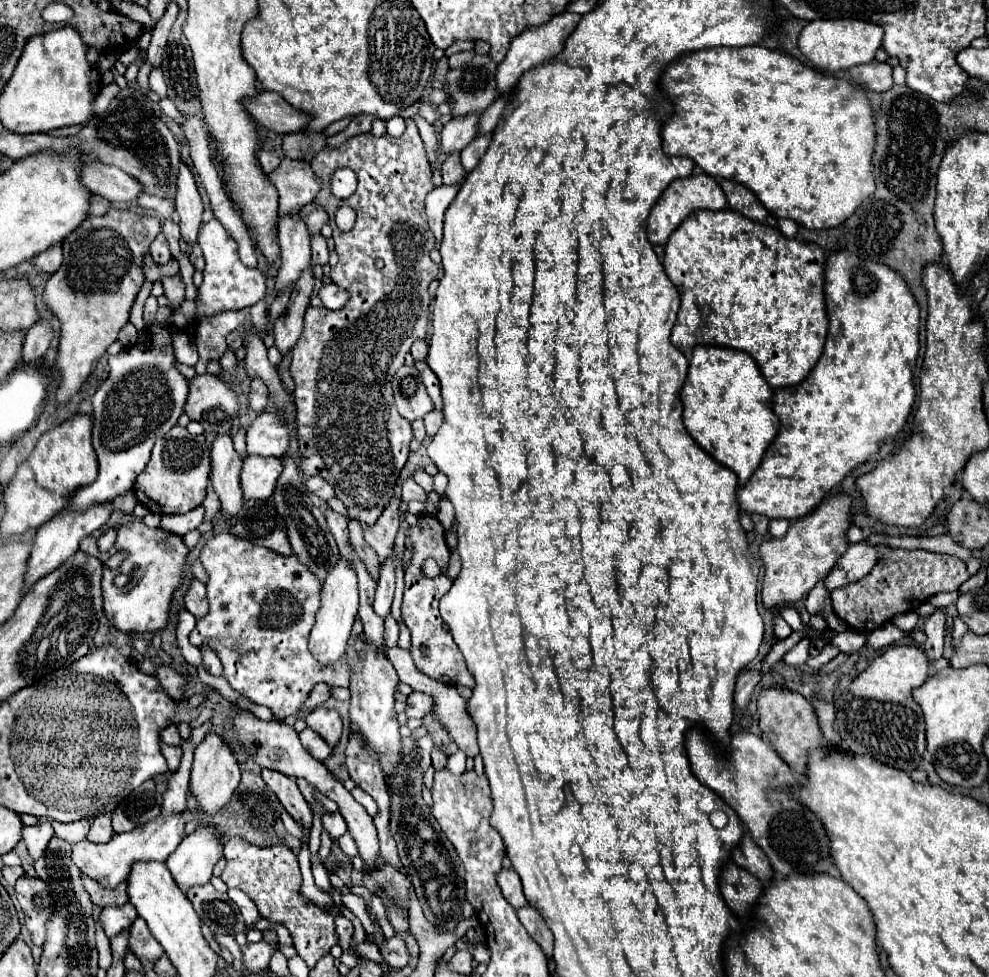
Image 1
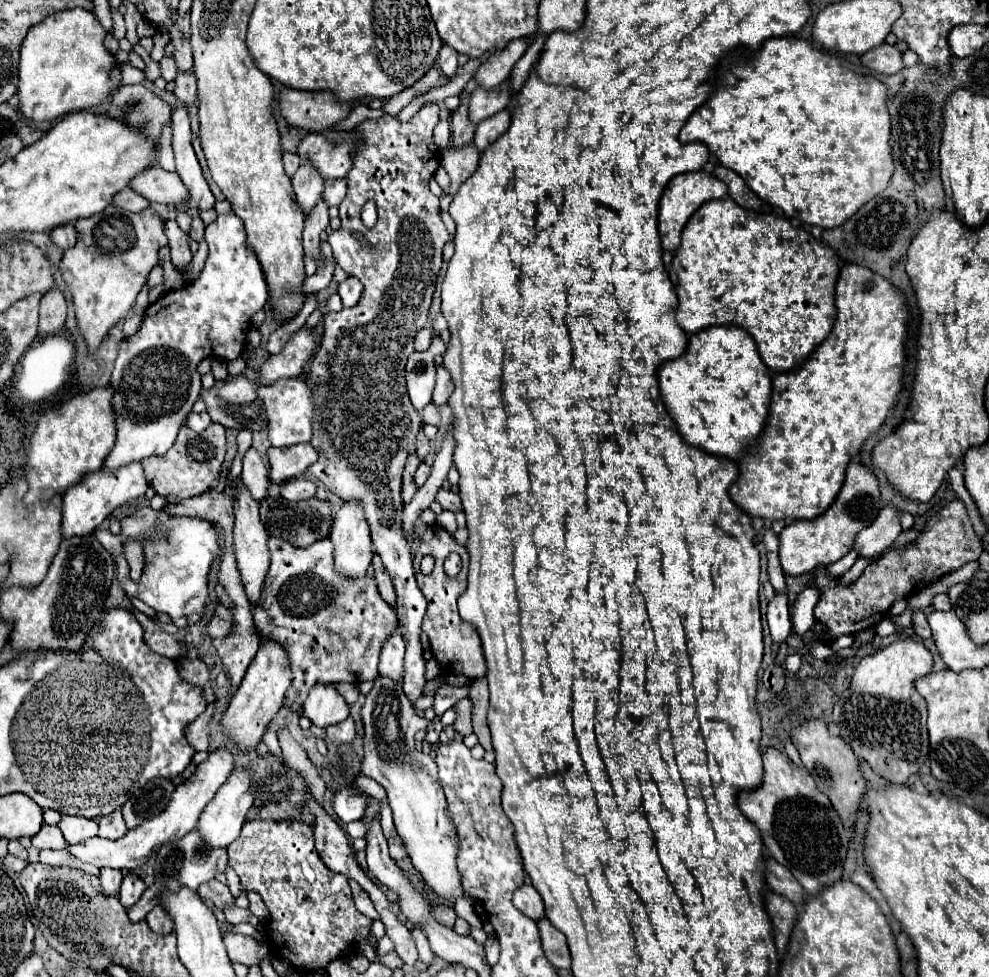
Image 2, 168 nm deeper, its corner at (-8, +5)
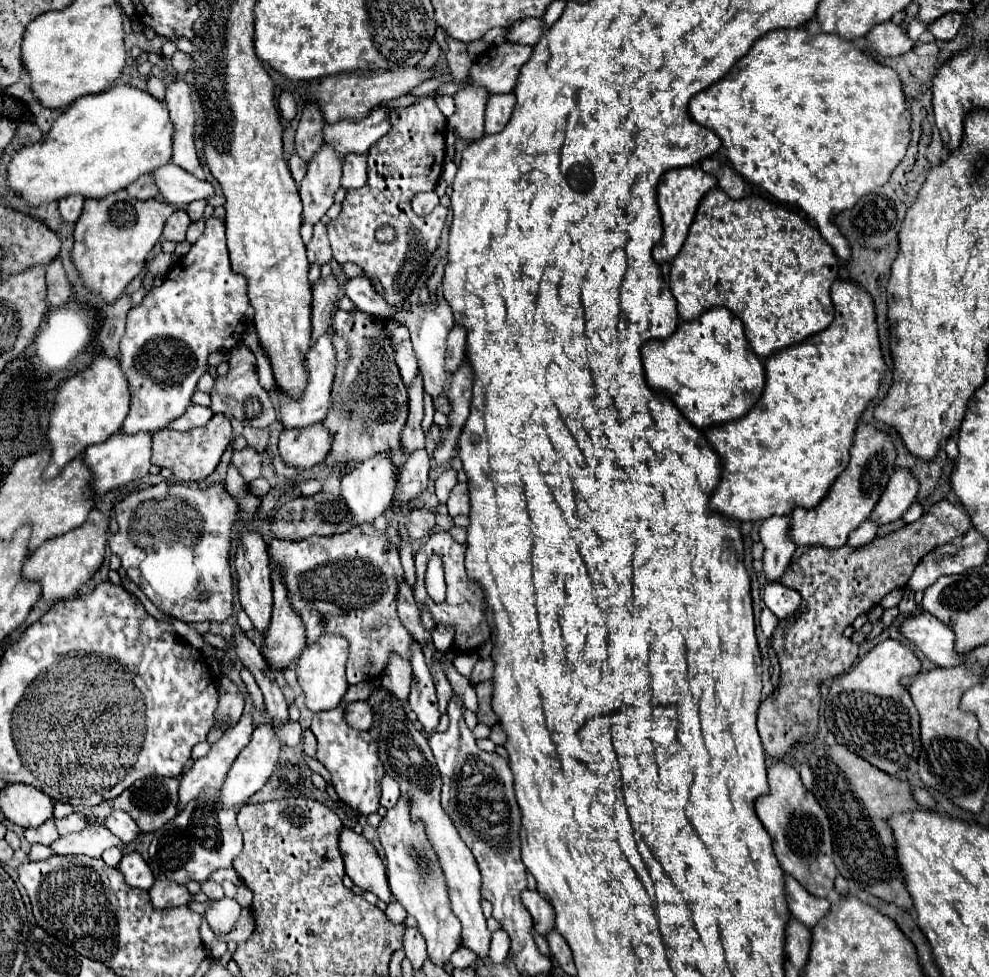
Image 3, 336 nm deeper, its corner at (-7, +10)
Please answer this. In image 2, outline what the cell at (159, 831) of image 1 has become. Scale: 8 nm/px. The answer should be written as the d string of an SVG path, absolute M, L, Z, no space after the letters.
M220 746L218 750L214 750L214 752L196 768L196 772L194 772L184 784L180 784L180 786L174 790L172 802L168 804L168 808L166 808L162 814L158 814L156 818L150 818L150 820L142 822L142 824L140 824L138 828L134 828L134 830L128 830L128 836L124 836L124 838L120 838L120 840L106 840L106 838L96 836L96 838L88 838L88 840L84 840L84 842L80 842L80 844L68 846L68 852L70 852L72 856L76 856L78 860L82 860L82 862L86 862L86 864L92 864L92 866L98 866L98 868L106 868L106 866L108 866L108 868L120 868L120 870L124 870L124 872L134 870L134 868L142 866L144 862L148 862L148 858L150 858L152 854L156 854L162 844L180 840L184 834L188 834L188 832L196 826L196 822L198 822L202 810L204 810L206 804L214 798L216 790L226 782L226 778L232 774L232 770L234 770L232 748Z

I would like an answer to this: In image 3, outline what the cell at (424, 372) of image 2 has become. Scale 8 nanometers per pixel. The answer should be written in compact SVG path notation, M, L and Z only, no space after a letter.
M403 341L403 343L397 343L395 345L395 351L397 351L397 365L399 365L399 371L401 371L401 377L403 377L403 383L405 385L411 385L419 373L419 367L417 367L417 357L413 353L413 347L409 341Z

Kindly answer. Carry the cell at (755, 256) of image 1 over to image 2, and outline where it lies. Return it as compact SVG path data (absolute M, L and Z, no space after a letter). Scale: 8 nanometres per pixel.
M732 198L710 200L692 214L682 230L682 244L668 272L680 300L676 320L686 334L696 334L702 328L718 324L736 324L754 338L762 362L772 372L798 368L830 334L830 322L836 320L834 284L840 272L840 258L836 252L802 226L794 226L788 218L746 210Z

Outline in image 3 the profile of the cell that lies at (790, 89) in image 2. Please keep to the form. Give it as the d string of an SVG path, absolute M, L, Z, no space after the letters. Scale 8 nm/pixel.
M777 29L777 31L765 33L763 37L759 37L759 41L755 41L755 45L751 47L751 53L747 53L743 59L737 61L737 65L733 65L733 75L723 77L713 87L695 95L695 99L689 103L691 119L717 133L717 137L721 139L721 143L727 151L727 159L731 161L733 169L747 181L769 191L775 199L789 203L789 205L797 205L799 209L803 209L817 223L819 233L835 249L835 255L839 259L849 259L851 251L849 251L847 239L839 233L839 229L835 225L835 217L837 217L837 213L851 209L863 195L885 185L889 181L891 171L905 157L905 149L909 145L909 119L903 119L903 123L901 123L901 113L905 113L905 109L907 107L905 107L905 99L903 99L901 81L893 69L873 61L869 55L865 55L861 49L857 49L853 41L845 41L839 35L825 35L825 33L815 35L807 29Z

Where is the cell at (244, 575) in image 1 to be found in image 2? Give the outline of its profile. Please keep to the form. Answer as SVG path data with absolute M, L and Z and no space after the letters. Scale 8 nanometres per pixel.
M270 538L270 554L272 564L266 576L266 584L262 588L260 604L252 606L252 616L260 638L272 638L282 644L282 648L290 656L290 666L294 680L286 692L290 702L302 704L310 692L310 688L318 682L350 682L360 684L366 680L378 678L378 656L382 644L388 640L392 630L398 630L396 612L382 600L376 580L370 576L360 578L360 582L352 582L344 578L344 574L336 574L334 570L334 546L330 538L318 540L312 546L296 548L286 540Z

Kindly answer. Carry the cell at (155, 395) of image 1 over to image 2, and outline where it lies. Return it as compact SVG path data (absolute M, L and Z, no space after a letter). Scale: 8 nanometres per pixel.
M222 214L212 224L206 226L204 240L208 242L208 258L200 272L200 276L184 284L182 288L168 290L158 302L150 304L140 330L134 336L128 336L120 342L120 354L114 364L112 372L112 388L114 398L112 406L116 410L116 422L118 422L118 436L112 452L108 454L104 466L108 470L116 470L120 466L126 466L130 462L140 462L152 454L166 454L184 424L186 416L190 414L194 402L200 396L202 382L200 374L196 372L196 366L210 356L216 354L242 354L246 348L246 334L250 330L252 314L264 308L268 300L268 290L264 282L264 274L260 268L260 262L256 260L254 252L246 246L244 240L246 232L242 226L242 220L234 214Z

